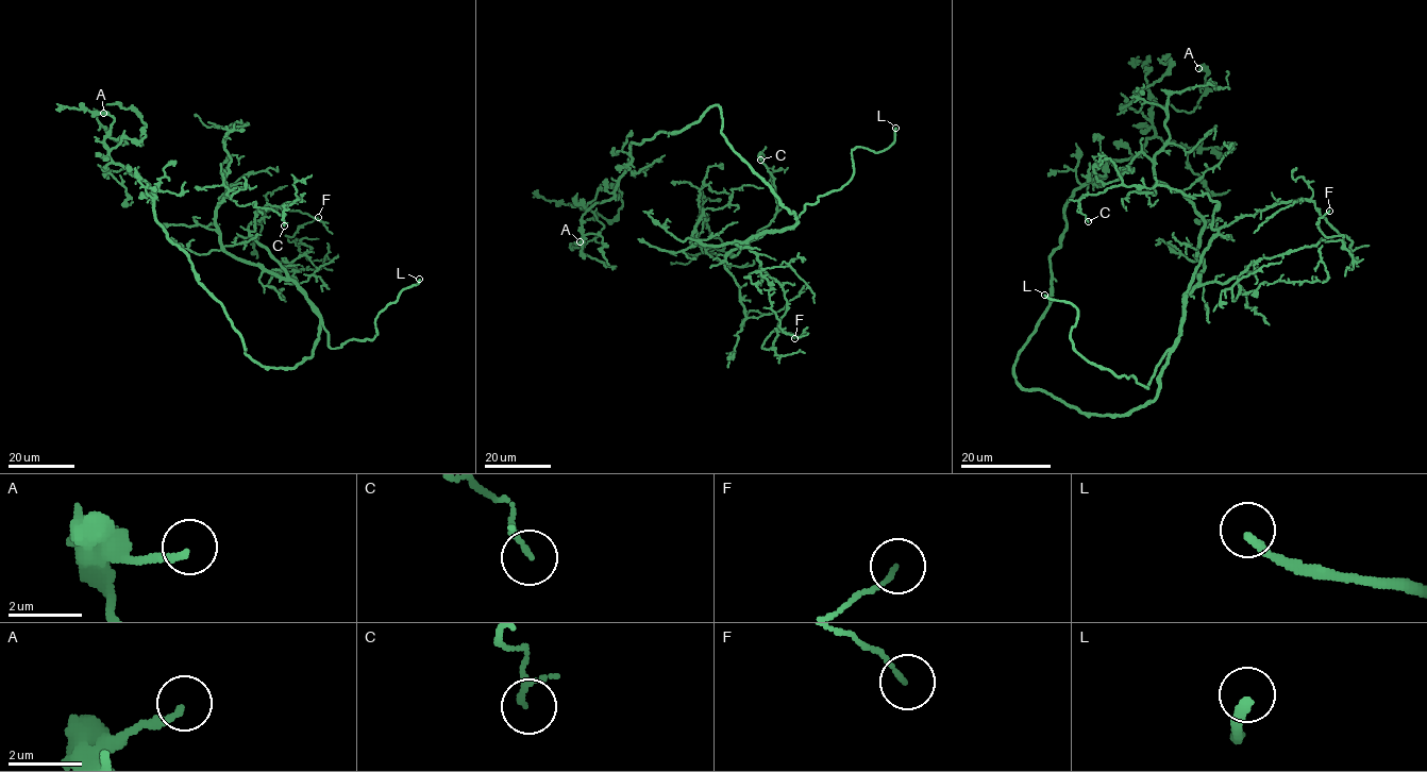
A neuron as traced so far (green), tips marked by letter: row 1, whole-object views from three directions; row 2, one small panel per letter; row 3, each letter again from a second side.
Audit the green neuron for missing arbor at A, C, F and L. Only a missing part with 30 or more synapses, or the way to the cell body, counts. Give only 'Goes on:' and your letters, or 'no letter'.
Goes on: L

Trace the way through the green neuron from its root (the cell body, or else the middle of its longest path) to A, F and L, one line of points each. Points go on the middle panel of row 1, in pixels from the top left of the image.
A: (745, 162), (717, 105), (631, 143), (615, 195), (581, 206), (603, 228), (580, 241)
F: (745, 162), (795, 217), (790, 229), (748, 241), (786, 300), (777, 336), (762, 347), (774, 330), (794, 338)
L: (745, 162), (796, 220), (807, 203), (839, 189), (851, 179), (854, 149), (886, 150), (893, 140), (895, 128)

